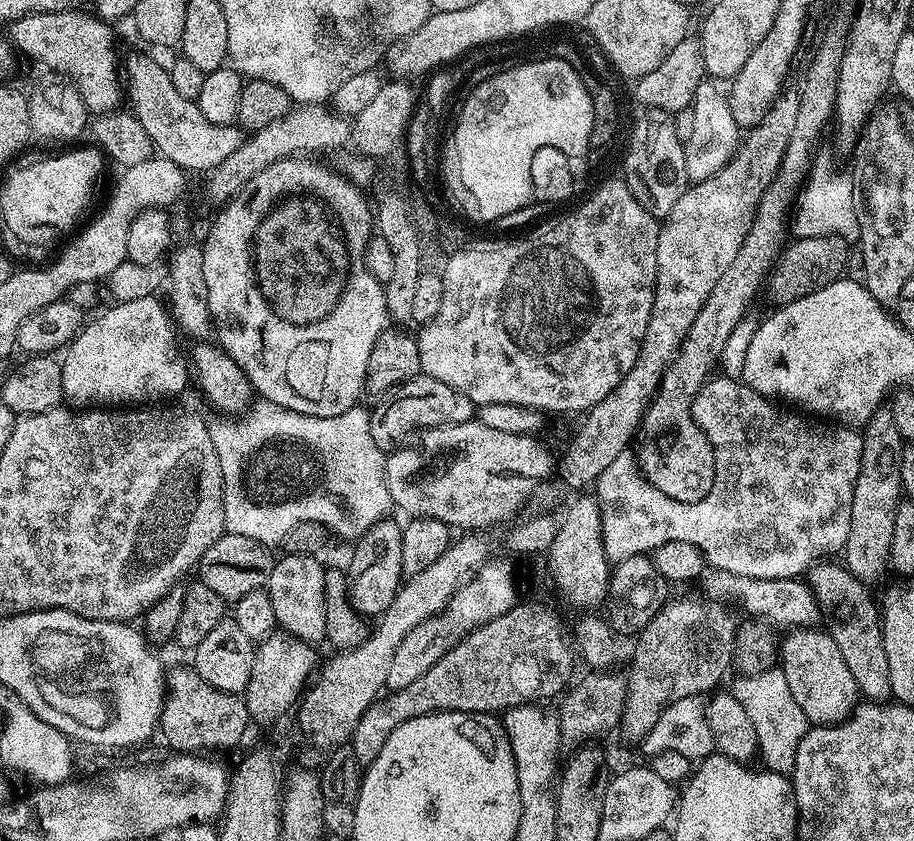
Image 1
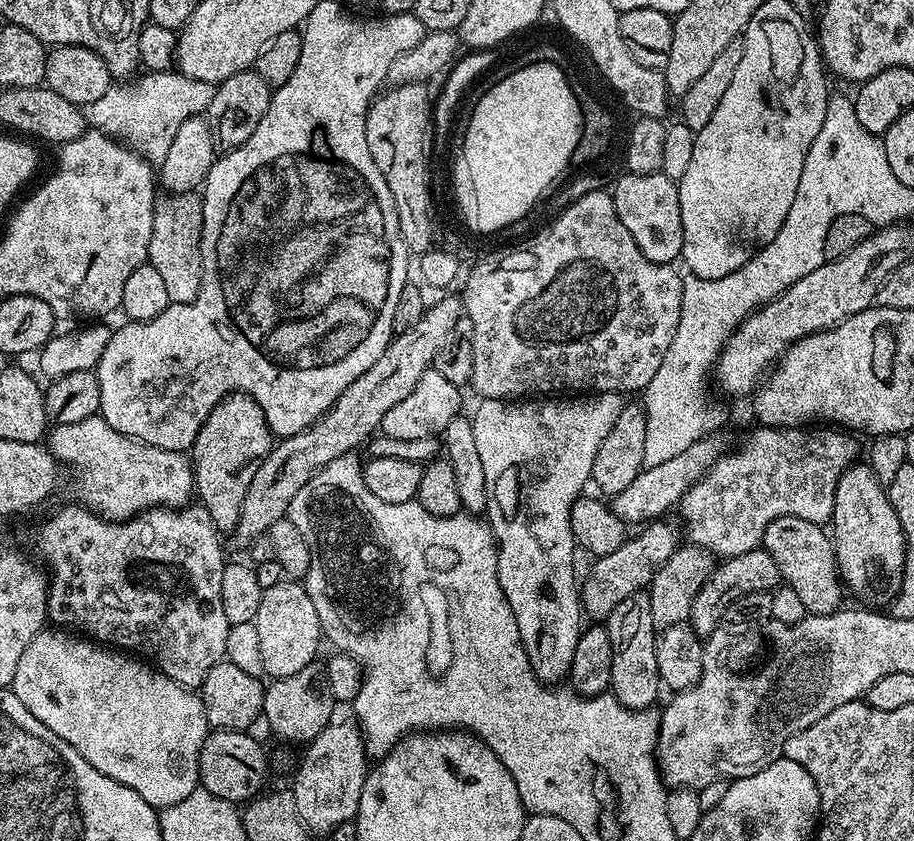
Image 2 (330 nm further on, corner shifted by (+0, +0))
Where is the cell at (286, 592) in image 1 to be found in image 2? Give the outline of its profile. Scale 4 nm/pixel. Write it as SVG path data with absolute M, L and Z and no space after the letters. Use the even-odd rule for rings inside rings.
M292 578L279 580L274 586L265 588L262 594L262 602L258 602L258 614L255 618L255 626L258 630L258 646L262 649L262 666L269 677L279 678L298 674L307 664L313 663L317 658L316 651L322 645L322 633L318 622L318 610L314 610L314 602L310 602L308 588L303 583Z

